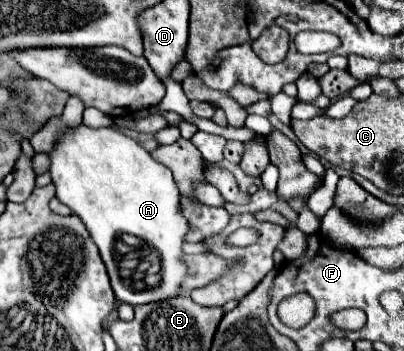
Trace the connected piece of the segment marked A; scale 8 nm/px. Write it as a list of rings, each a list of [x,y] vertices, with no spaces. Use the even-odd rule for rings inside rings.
[[[84,123],[64,129],[48,157],[56,197],[60,203],[68,205],[90,231],[90,237],[100,249],[102,261],[108,269],[115,297],[130,305],[142,305],[182,293],[180,283],[186,273],[186,265],[180,257],[184,255],[184,235],[190,227],[180,211],[180,191],[168,167],[154,161],[142,145],[116,127],[92,129]],[[124,233],[134,235],[156,249],[162,265],[160,283],[156,287],[138,291],[136,287],[124,284],[114,251],[116,241]]]

